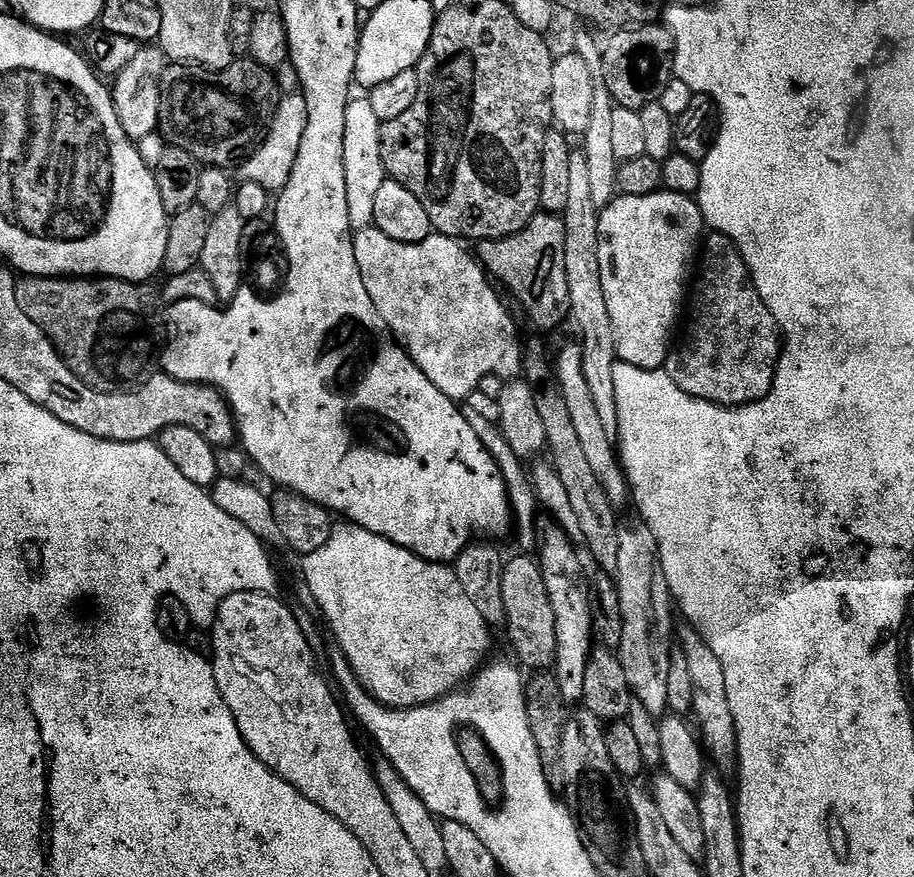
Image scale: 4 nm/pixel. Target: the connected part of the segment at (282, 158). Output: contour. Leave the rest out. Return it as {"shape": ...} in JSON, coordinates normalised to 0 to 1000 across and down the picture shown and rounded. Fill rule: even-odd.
{"shape":[[[317,68],[300,80],[300,95],[303,104],[309,109],[315,111],[311,115],[307,113],[301,120],[302,133],[299,135],[298,141],[295,137],[295,149],[288,156],[283,168],[265,187],[265,193],[267,192],[266,204],[282,208],[282,212],[290,214],[294,221],[305,221],[313,212],[313,208],[317,208],[317,198],[322,194],[322,185],[326,180],[326,169],[330,166],[330,155],[335,153],[335,144],[337,143],[335,116],[332,108],[326,107],[328,90],[326,89],[325,78],[321,75]]]}

